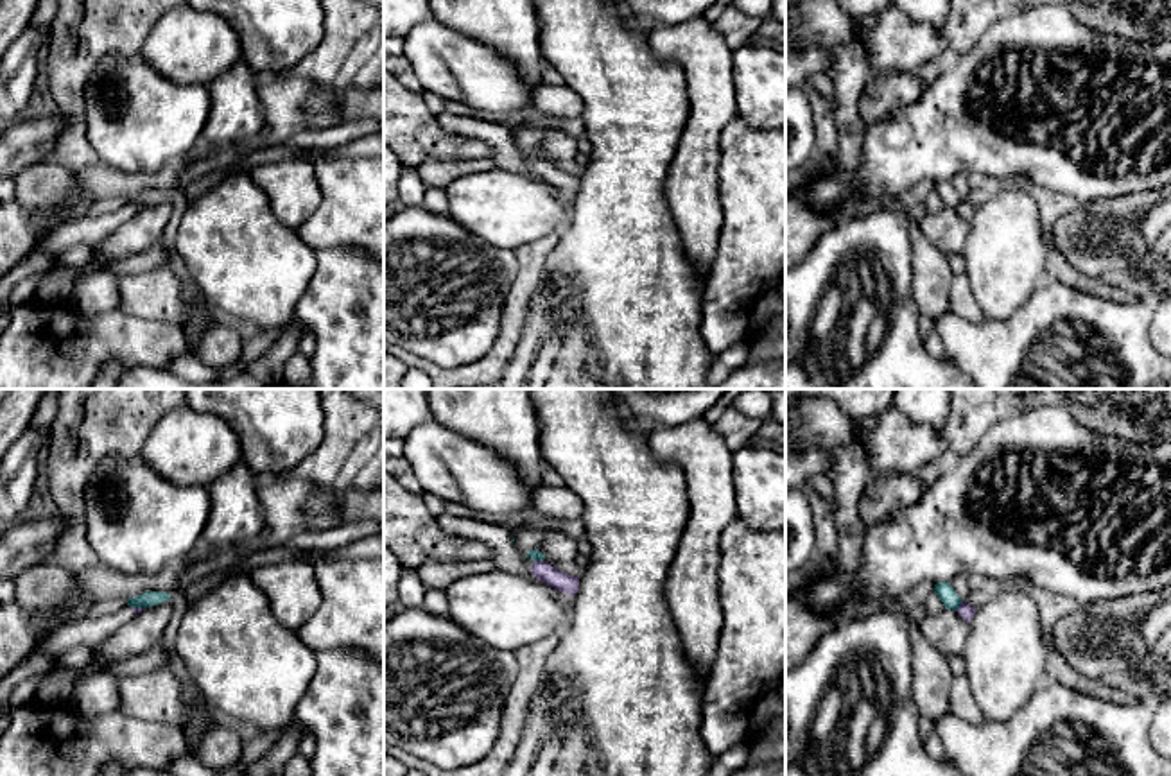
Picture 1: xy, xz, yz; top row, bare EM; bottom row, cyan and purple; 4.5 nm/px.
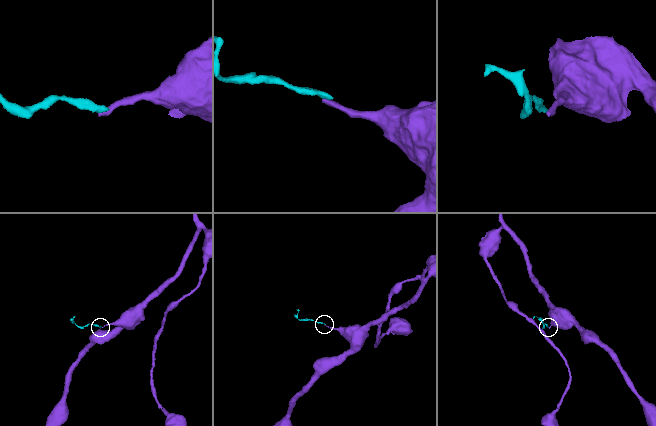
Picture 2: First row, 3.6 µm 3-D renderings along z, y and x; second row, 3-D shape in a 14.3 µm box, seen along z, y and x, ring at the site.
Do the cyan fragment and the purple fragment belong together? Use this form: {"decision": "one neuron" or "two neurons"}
{"decision": "two neurons"}

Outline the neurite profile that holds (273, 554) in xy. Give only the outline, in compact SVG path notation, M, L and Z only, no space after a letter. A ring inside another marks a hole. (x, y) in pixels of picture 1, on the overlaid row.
M271 545L267 548L251 552L247 557L240 559L231 570L235 575L249 575L255 568L283 563L283 561L298 561L303 550L296 550L283 545Z

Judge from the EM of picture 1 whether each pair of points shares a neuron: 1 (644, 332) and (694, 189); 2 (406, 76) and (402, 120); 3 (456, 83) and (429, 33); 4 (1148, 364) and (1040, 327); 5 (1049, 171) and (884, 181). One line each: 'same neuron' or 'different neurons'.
1: different neurons
2: different neurons
3: same neuron
4: same neuron
5: same neuron

